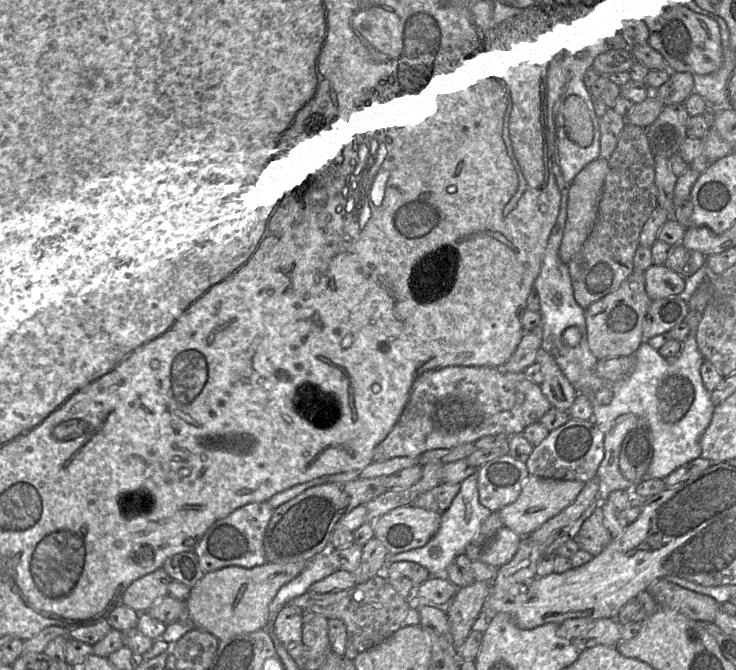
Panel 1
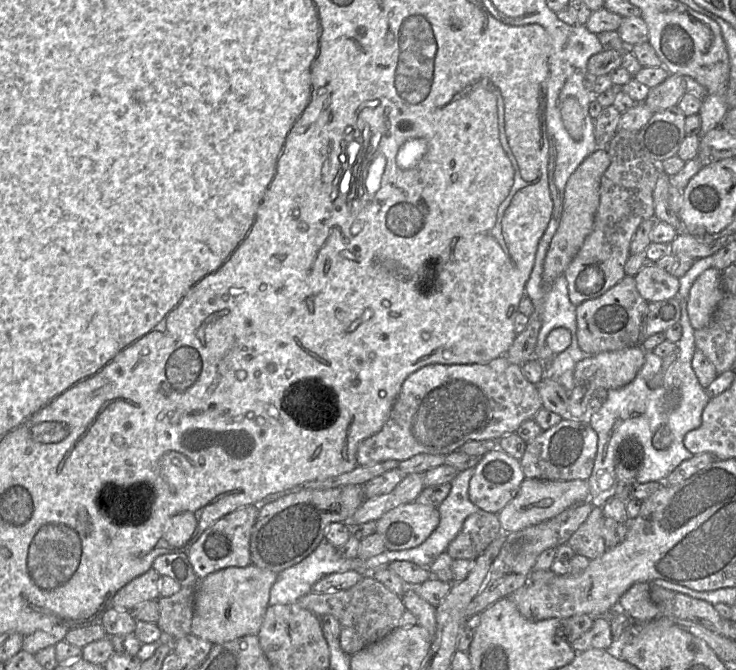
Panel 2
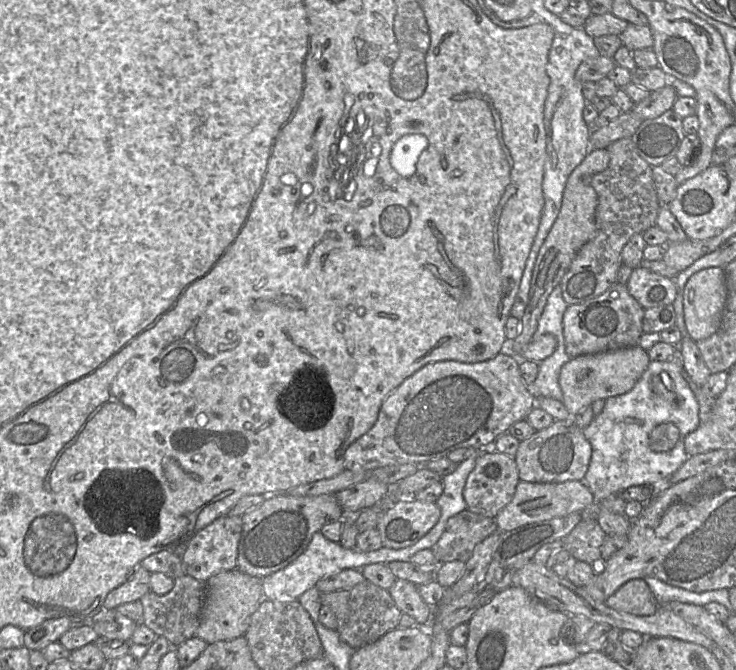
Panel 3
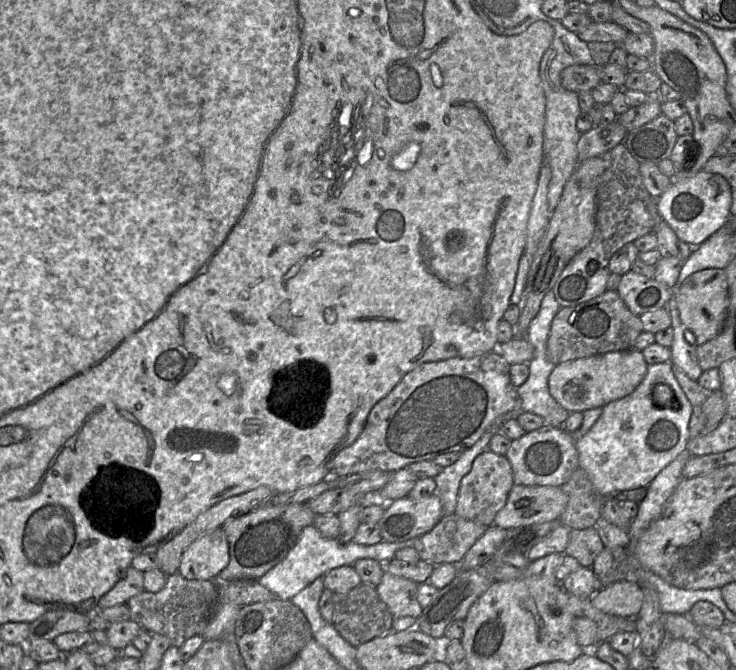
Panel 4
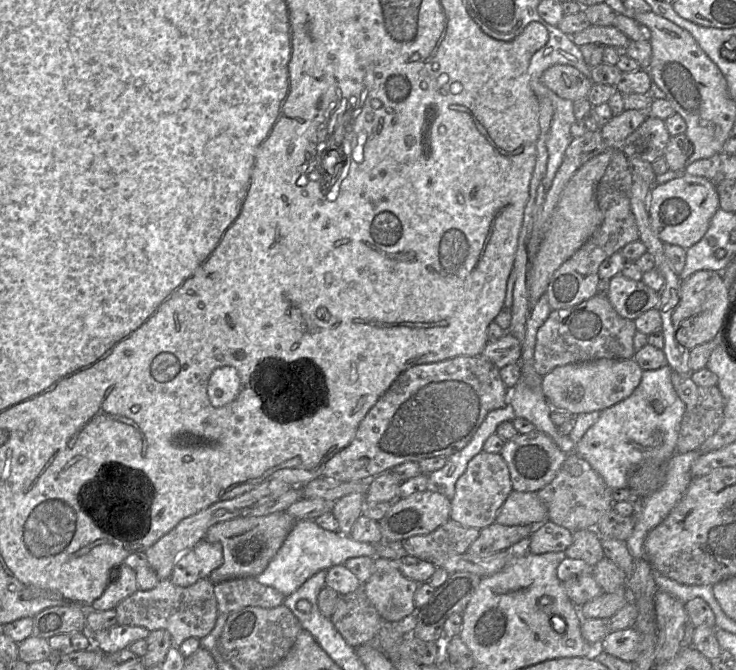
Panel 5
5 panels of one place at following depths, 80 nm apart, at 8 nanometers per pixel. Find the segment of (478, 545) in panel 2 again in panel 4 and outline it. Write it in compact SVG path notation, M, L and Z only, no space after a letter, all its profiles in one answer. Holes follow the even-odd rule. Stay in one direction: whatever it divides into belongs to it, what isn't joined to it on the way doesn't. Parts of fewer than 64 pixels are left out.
M456 514L443 516L431 531L415 538L412 548L417 550L421 560L435 566L459 564L488 527Z

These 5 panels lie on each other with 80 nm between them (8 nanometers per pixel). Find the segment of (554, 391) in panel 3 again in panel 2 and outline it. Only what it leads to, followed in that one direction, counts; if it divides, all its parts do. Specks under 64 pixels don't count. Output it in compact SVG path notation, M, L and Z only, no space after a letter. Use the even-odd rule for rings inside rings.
M572 337L572 342L566 350L544 364L545 376L561 384L570 393L574 388L576 364L590 356L593 355L588 355L580 349L577 337Z

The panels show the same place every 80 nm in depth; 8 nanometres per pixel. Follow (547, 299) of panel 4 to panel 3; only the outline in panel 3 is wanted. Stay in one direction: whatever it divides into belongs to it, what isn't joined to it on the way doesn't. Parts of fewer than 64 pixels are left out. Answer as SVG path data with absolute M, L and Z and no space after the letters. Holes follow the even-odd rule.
M556 286L548 297L537 330L533 335L533 341L539 341L546 334L552 334L556 339L564 338L563 315L568 306L563 298L561 287Z

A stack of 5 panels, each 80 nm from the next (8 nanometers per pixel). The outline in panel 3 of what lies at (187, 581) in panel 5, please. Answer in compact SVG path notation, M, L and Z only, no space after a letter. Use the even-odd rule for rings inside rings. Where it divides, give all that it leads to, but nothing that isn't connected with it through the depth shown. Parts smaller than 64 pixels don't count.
M222 516L197 532L181 553L185 573L207 582L212 576L237 568L238 545L242 532L242 516Z

